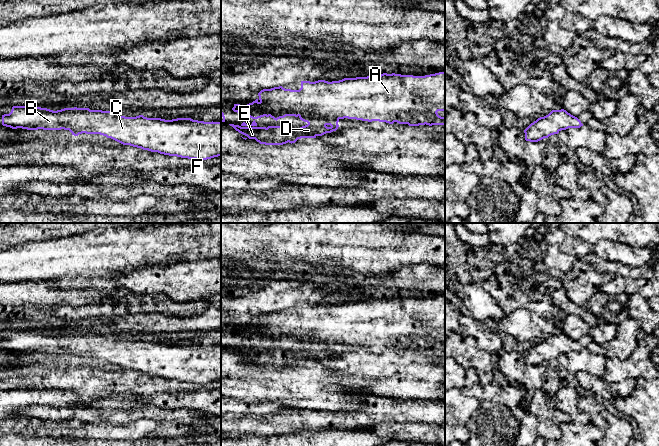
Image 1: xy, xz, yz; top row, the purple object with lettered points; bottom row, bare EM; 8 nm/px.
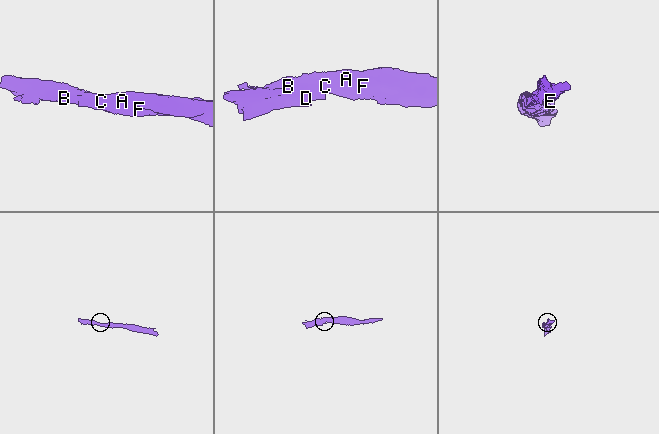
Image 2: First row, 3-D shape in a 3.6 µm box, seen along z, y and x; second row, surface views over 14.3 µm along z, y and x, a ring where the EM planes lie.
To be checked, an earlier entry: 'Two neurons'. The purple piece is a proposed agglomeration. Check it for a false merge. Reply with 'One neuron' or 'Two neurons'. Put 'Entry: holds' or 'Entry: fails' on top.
Entry: fails
One neuron

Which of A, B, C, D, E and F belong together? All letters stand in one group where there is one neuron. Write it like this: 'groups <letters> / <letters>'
groups A B C D E F

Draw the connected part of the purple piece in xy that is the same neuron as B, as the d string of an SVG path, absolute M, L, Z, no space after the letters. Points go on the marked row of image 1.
M13 106L9 114L2 115L2 125L12 129L69 130L72 135L100 134L123 145L130 145L151 152L181 158L207 160L221 156L221 122L204 122L191 118L165 120L120 116L114 111L90 110L89 108L64 108L53 111L41 107Z

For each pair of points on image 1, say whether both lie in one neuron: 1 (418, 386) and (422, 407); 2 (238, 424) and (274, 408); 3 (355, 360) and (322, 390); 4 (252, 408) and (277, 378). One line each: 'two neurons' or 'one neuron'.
1: two neurons
2: two neurons
3: two neurons
4: two neurons

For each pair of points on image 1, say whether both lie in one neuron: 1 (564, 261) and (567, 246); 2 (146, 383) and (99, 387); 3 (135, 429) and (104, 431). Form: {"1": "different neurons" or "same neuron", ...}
{"1": "different neurons", "2": "same neuron", "3": "same neuron"}

